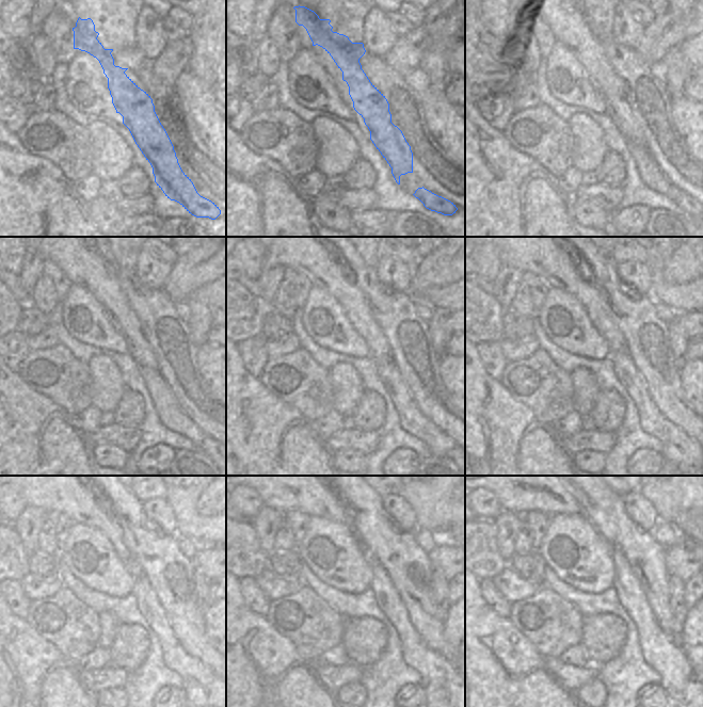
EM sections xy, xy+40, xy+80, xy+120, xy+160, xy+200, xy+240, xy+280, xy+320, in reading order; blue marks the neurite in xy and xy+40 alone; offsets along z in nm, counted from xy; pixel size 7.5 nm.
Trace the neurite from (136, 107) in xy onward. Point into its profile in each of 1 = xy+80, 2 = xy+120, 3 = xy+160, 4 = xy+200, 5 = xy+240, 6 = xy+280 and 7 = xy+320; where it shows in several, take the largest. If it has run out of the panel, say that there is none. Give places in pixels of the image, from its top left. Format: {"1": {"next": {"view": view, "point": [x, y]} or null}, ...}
{"1": {"next": {"view": "xy+80", "point": [563, 22]}}, "2": {"next": {"view": "xy+120", "point": [81, 264]}}, "3": {"next": {"view": "xy+160", "point": [315, 259]}}, "4": {"next": {"view": "xy+200", "point": [561, 269]}}, "5": {"next": {"view": "xy+240", "point": [88, 507]}}, "6": {"next": {"view": "xy+280", "point": [310, 497]}}, "7": {"next": {"view": "xy+320", "point": [550, 497]}}}

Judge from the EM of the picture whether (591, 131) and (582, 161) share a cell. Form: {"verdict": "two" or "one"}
{"verdict": "one"}

